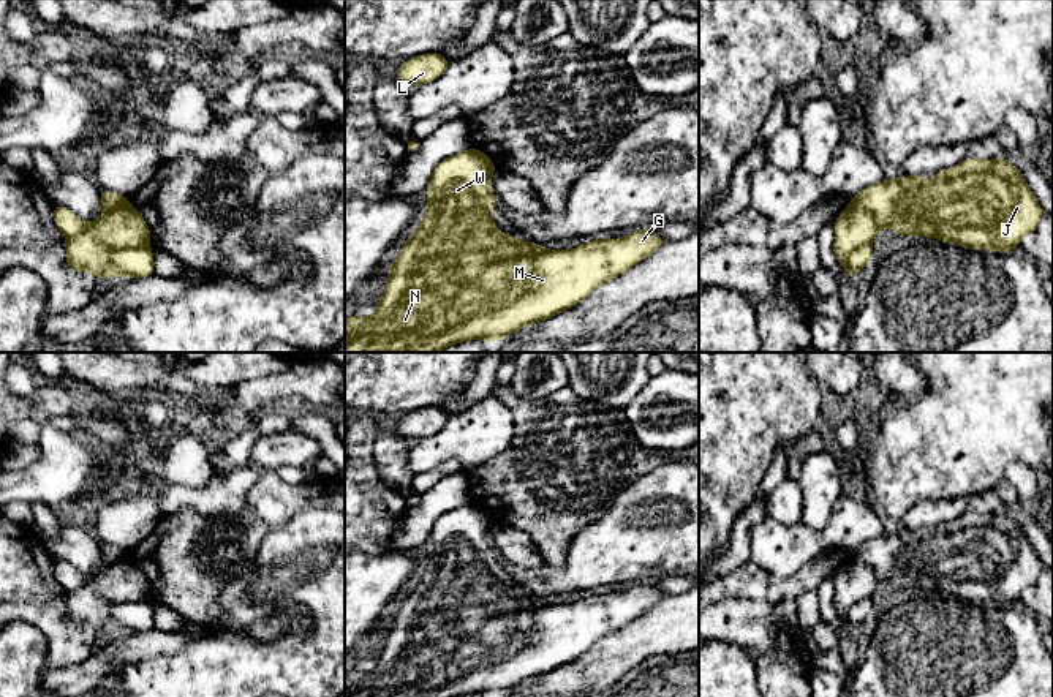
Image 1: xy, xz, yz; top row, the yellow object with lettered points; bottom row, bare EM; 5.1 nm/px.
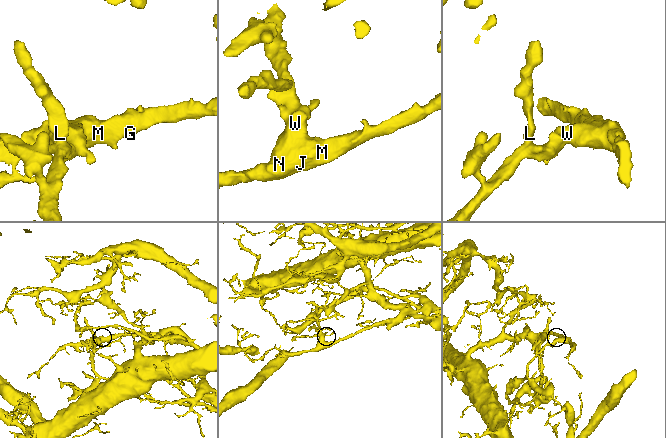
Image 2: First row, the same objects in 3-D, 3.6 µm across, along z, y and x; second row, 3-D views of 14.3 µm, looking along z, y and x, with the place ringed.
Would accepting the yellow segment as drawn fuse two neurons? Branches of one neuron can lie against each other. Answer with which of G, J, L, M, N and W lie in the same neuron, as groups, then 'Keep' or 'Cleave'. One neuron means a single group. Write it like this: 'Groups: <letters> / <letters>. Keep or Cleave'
Groups: G J M N W / L. Cleave

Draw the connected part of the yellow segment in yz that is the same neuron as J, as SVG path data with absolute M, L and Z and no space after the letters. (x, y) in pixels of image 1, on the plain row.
M968 511L957 520L934 528L930 537L923 536L922 528L884 534L859 545L851 558L866 563L878 582L889 582L895 588L928 588L969 604L993 602L998 607L1012 607L1044 569L1023 528L1004 511L990 515Z

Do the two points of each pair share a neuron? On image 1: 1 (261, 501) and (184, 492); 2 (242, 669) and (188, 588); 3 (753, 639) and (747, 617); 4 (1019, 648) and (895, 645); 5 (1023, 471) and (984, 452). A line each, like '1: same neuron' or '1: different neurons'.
1: different neurons
2: different neurons
3: same neuron
4: same neuron
5: different neurons

